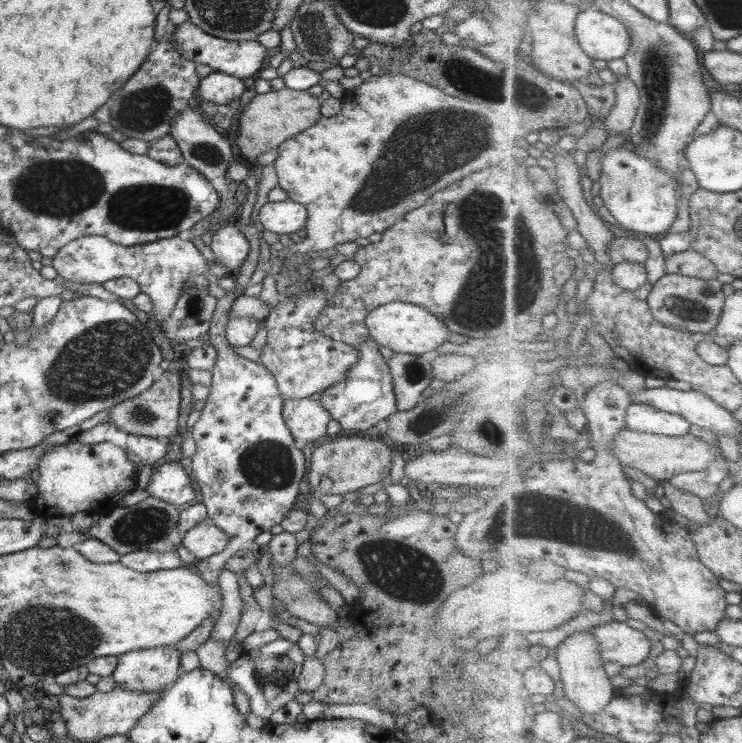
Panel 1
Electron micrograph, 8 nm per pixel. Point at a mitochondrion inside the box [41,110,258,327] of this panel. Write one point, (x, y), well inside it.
(203, 152)

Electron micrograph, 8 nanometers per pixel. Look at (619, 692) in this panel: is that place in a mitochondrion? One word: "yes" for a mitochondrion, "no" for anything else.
no

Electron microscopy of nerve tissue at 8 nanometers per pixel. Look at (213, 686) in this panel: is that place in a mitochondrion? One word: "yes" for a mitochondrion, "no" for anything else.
no

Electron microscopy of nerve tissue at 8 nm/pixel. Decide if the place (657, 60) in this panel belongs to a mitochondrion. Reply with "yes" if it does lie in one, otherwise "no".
yes

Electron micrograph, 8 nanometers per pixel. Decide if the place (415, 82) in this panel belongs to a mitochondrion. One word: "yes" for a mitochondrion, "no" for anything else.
no

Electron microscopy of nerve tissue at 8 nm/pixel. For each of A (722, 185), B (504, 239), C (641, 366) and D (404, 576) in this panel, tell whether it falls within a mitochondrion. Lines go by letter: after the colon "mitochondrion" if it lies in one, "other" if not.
A: other
B: mitochondrion
C: other
D: mitochondrion

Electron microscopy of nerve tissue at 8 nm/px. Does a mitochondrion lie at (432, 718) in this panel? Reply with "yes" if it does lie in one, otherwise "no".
no

